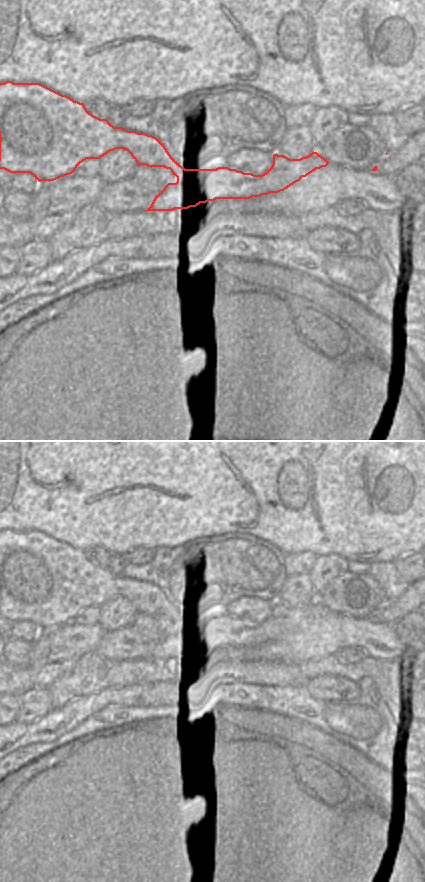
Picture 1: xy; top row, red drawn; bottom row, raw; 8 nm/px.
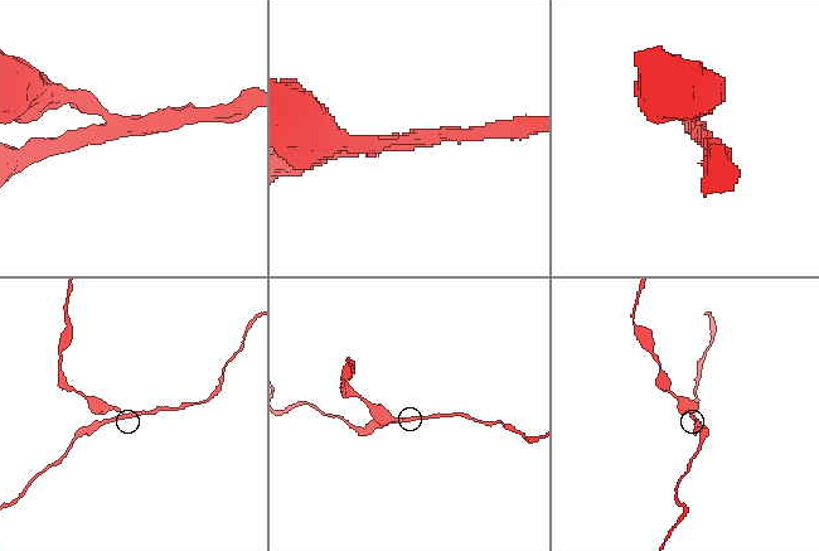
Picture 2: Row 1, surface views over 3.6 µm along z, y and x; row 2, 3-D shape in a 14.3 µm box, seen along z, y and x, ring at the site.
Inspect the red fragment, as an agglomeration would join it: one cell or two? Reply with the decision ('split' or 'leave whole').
split

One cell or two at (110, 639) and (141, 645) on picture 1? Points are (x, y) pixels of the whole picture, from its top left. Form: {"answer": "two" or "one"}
{"answer": "one"}

